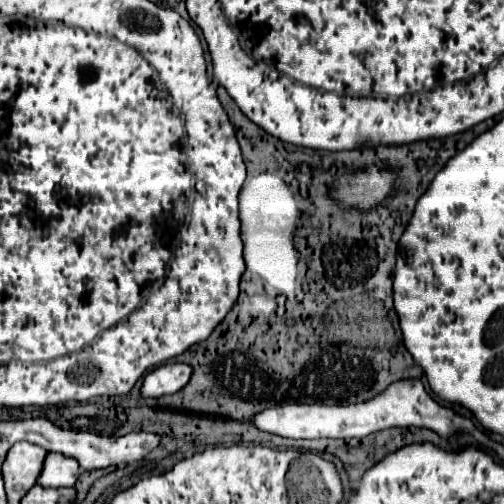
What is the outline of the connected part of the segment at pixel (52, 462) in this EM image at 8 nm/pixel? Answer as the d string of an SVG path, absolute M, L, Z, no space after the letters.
M51 452L45 460L43 476L39 476L39 484L45 488L63 488L63 486L67 488L67 486L75 486L79 474L81 468L75 458Z

